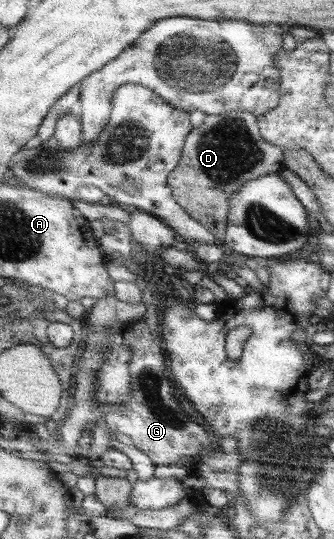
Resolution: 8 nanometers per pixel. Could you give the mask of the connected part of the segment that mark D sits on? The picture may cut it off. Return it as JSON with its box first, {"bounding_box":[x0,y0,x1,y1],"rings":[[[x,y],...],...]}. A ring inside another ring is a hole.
{"bounding_box":[171,112,284,242],"rings":[[[253,112],[206,115],[203,123],[188,134],[179,166],[171,172],[173,195],[192,218],[211,229],[223,242],[229,227],[231,198],[248,182],[282,171],[284,151],[261,136],[259,118]]]}

